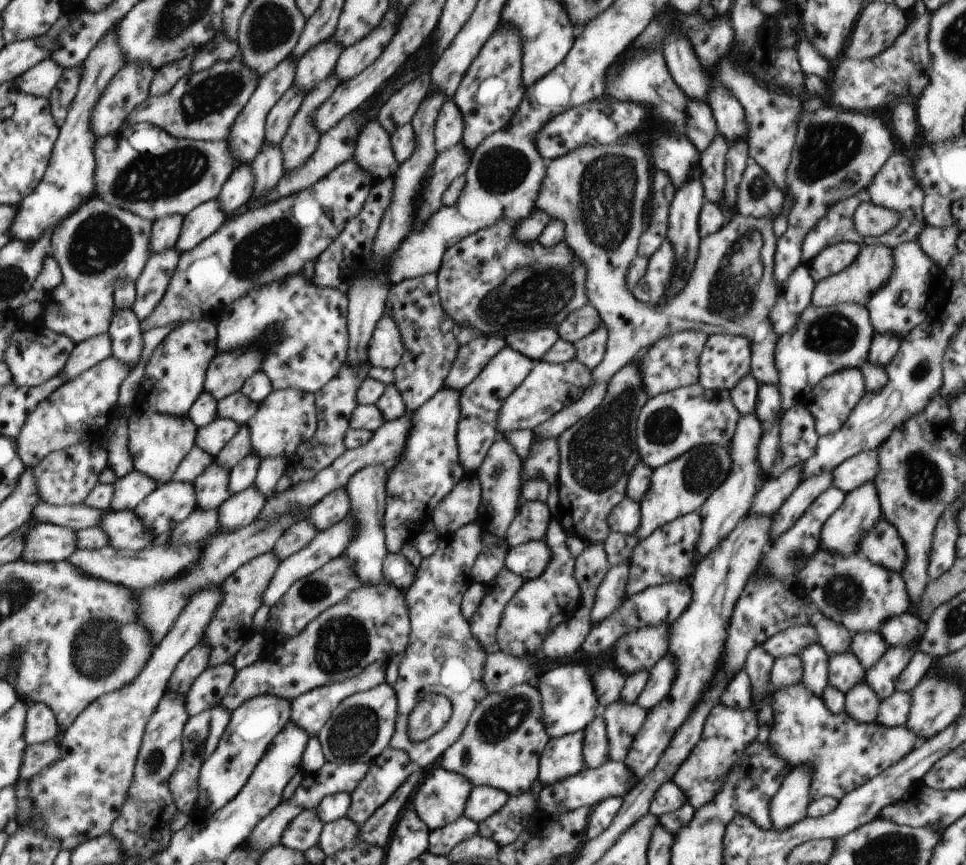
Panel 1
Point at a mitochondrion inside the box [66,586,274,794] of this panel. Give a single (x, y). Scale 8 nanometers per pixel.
(99, 650)

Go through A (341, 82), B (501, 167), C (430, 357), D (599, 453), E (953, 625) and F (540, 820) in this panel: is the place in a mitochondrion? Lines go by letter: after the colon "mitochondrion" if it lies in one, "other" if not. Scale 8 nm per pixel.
A: other
B: mitochondrion
C: mitochondrion
D: mitochondrion
E: mitochondrion
F: other

